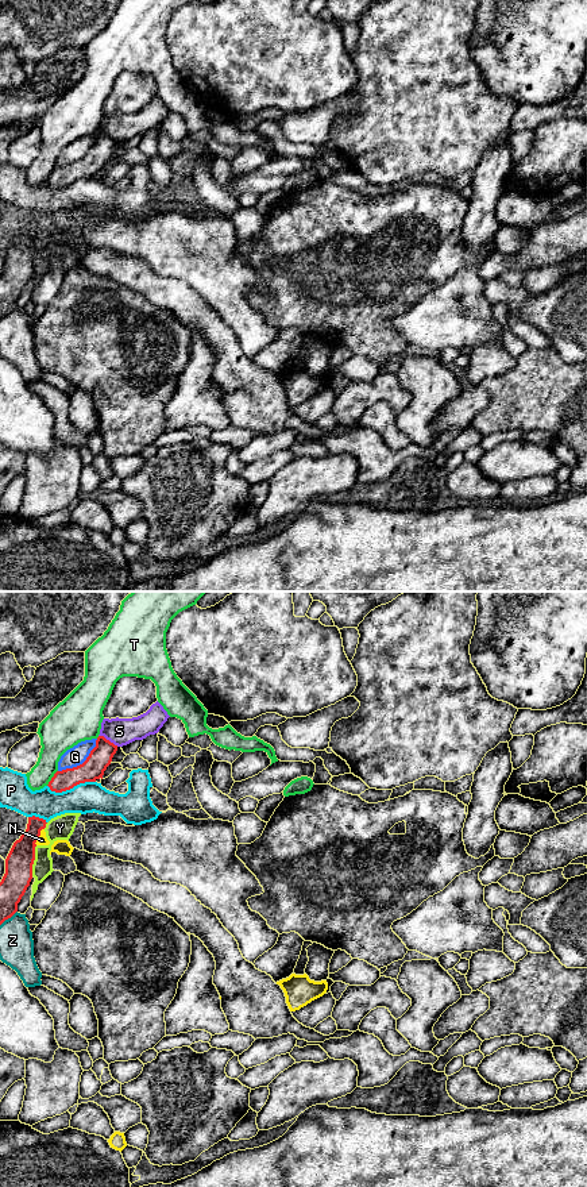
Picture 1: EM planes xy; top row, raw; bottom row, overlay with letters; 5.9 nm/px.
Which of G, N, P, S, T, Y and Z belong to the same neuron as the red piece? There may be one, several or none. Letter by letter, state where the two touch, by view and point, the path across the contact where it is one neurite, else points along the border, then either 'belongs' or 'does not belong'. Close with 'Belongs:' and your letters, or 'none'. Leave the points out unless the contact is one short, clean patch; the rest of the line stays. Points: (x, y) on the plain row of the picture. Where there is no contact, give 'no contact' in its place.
G: contact xy (82, 158); does not belong
N: contact xy (39, 230); does not belong
P: contact xy (70, 182); does not belong
S: contact xy (108, 135); border xy (99, 130), (118, 141); does not belong
T: contact xy (51, 173); does not belong
Y: contact xy (34, 254); does not belong
Z: contact xy (8, 312); does not belong
Belongs: none

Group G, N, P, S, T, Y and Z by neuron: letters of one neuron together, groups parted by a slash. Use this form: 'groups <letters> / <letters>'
groups G / N / P / S / T / Y / Z

